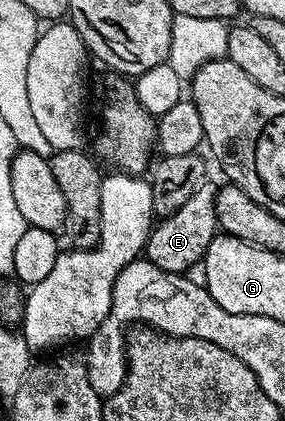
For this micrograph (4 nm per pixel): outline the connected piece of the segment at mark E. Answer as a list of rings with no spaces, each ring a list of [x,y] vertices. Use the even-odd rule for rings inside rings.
[[[206,184],[169,217],[162,217],[152,227],[149,240],[145,245],[143,254],[148,261],[153,262],[159,268],[163,268],[172,274],[184,274],[196,262],[202,261],[211,244],[211,240],[219,233],[217,217],[215,216],[215,196],[217,190],[212,185]]]

